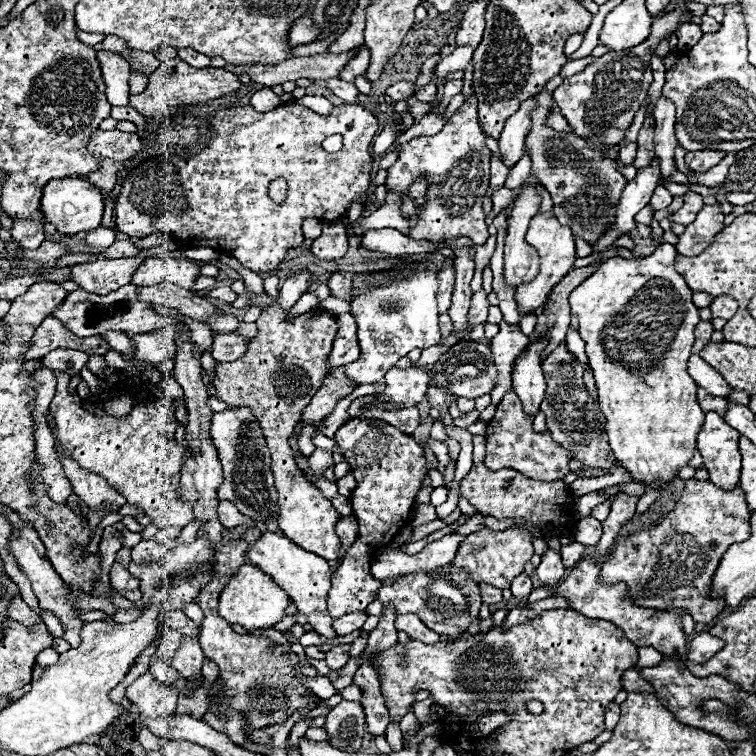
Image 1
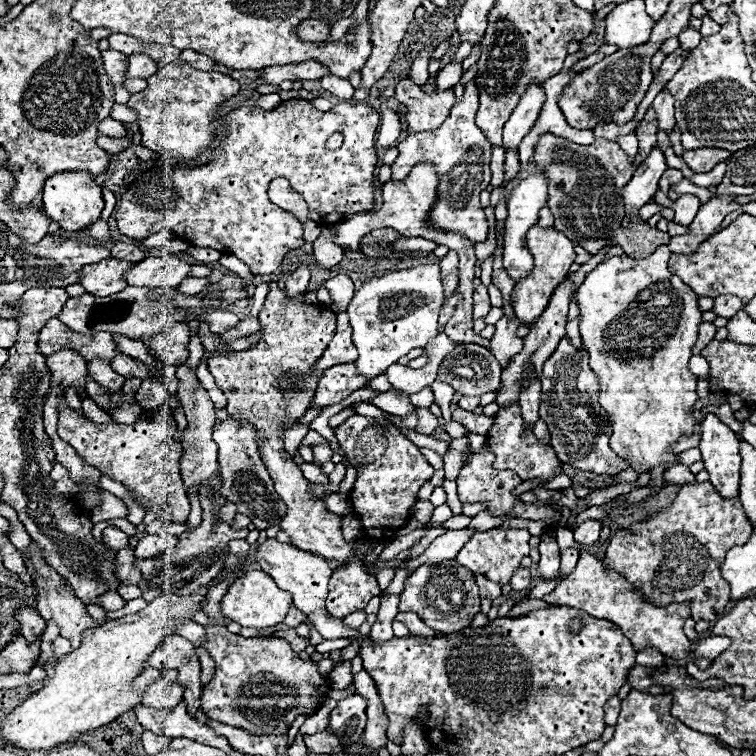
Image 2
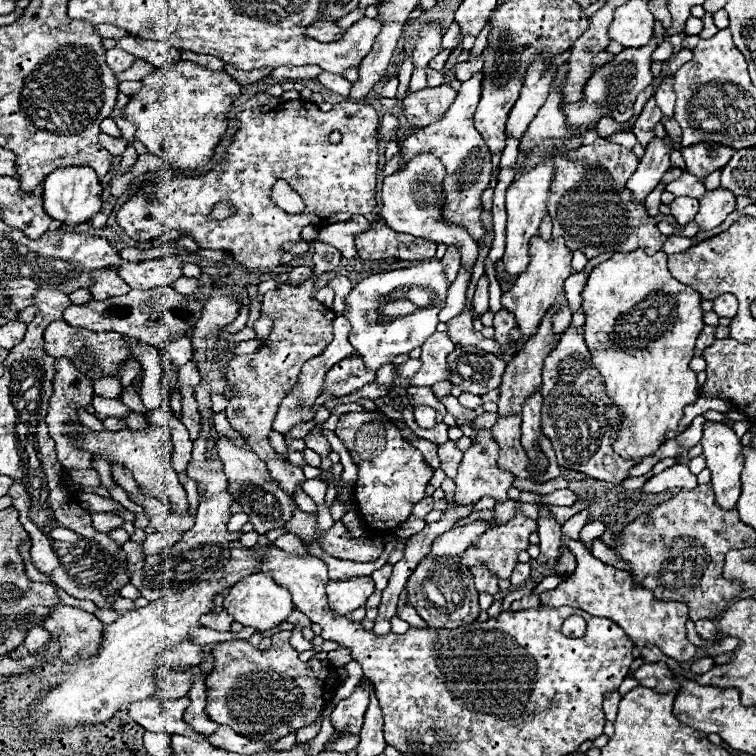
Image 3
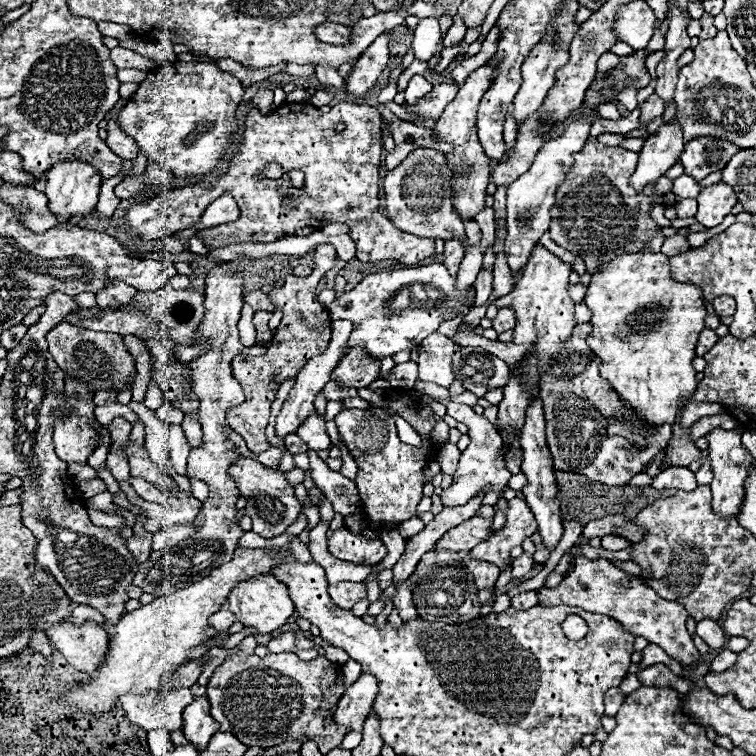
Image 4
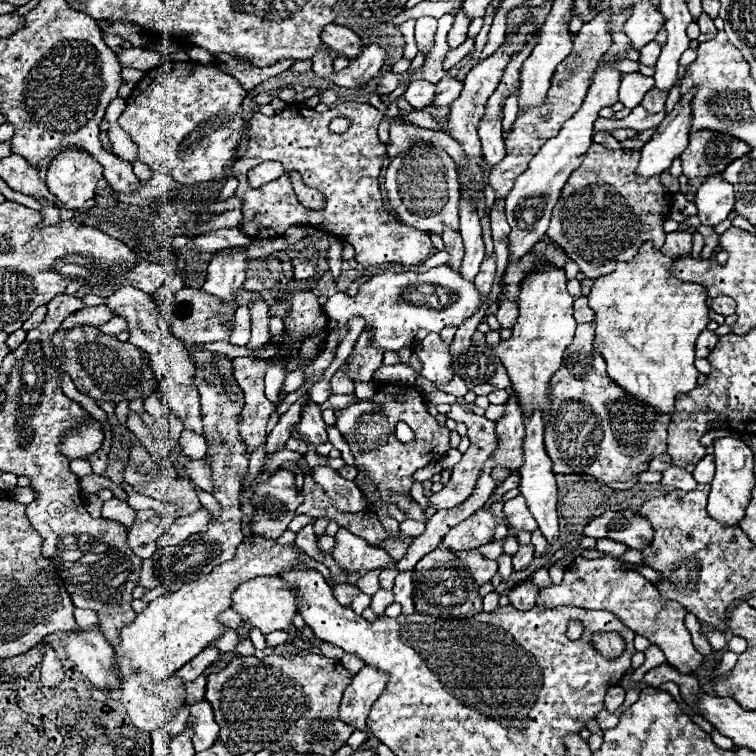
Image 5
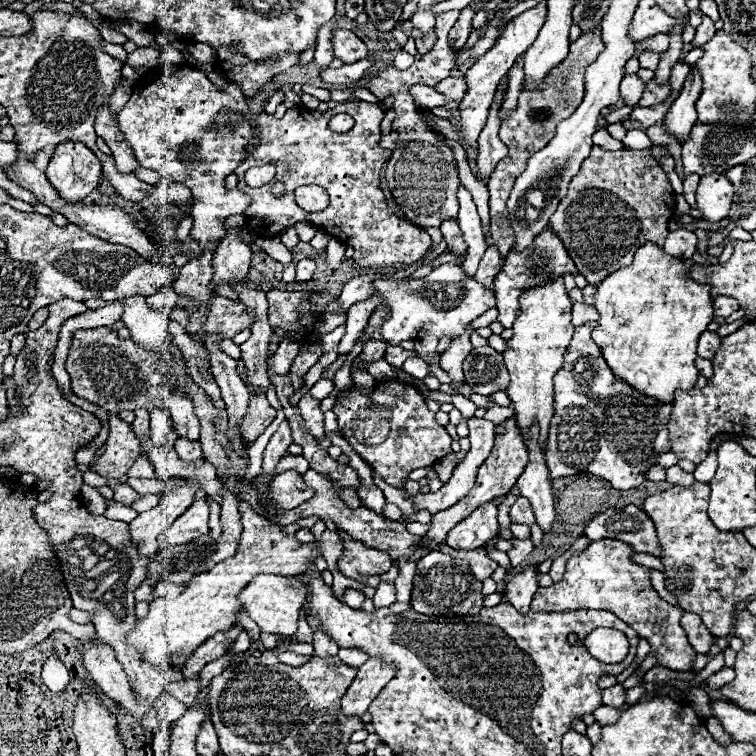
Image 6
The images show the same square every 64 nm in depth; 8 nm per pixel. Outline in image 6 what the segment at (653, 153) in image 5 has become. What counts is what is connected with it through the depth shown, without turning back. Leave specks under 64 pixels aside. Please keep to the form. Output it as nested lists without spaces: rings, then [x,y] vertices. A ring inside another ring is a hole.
[[[688,72],[684,80],[684,88],[680,96],[672,102],[668,114],[666,114],[666,130],[668,134],[676,136],[680,142],[686,140],[692,124],[696,122],[696,100],[702,92],[702,80],[700,72]]]

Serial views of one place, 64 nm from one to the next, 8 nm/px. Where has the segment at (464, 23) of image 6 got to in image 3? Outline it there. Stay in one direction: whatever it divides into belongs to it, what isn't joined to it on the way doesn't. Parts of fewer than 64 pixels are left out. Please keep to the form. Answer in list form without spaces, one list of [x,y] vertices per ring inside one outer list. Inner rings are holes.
[[[454,22],[454,24],[446,30],[446,34],[442,36],[442,48],[444,48],[444,50],[446,50],[446,48],[455,48],[461,37],[460,28],[458,28],[458,24]]]

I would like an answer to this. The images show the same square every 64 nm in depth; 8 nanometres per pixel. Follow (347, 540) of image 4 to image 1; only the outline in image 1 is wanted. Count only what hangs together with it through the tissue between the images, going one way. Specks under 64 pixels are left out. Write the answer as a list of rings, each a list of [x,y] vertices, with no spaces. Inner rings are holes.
[[[270,275],[264,280],[264,290],[272,298],[272,304],[264,308],[256,320],[256,340],[248,344],[248,350],[238,360],[216,362],[214,388],[218,390],[218,398],[230,408],[248,408],[262,428],[278,490],[280,530],[300,548],[326,560],[338,560],[340,538],[336,536],[336,522],[340,520],[340,514],[332,508],[330,500],[324,498],[324,494],[302,476],[294,462],[294,450],[288,444],[292,430],[302,420],[304,408],[328,374],[326,358],[338,332],[338,324],[330,312],[318,308],[286,320],[288,310],[278,306],[278,285],[276,275]]]

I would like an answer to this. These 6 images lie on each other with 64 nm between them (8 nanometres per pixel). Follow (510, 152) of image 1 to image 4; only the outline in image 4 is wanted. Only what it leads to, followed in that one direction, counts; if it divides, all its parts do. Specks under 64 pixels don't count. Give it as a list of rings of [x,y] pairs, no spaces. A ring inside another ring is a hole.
[[[548,28],[548,40],[544,40],[544,44],[536,44],[528,60],[524,60],[522,86],[514,98],[514,118],[518,124],[540,108],[548,90],[556,82],[556,68],[566,64],[570,58],[568,50],[552,48],[552,44],[556,44],[556,32]]]

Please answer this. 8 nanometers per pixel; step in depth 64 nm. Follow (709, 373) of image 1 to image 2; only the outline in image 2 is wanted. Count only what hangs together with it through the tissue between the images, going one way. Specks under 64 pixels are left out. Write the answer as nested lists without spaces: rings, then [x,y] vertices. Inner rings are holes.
[[[692,356],[690,358],[690,372],[698,378],[702,378],[702,376],[708,378],[708,362],[702,356]]]

